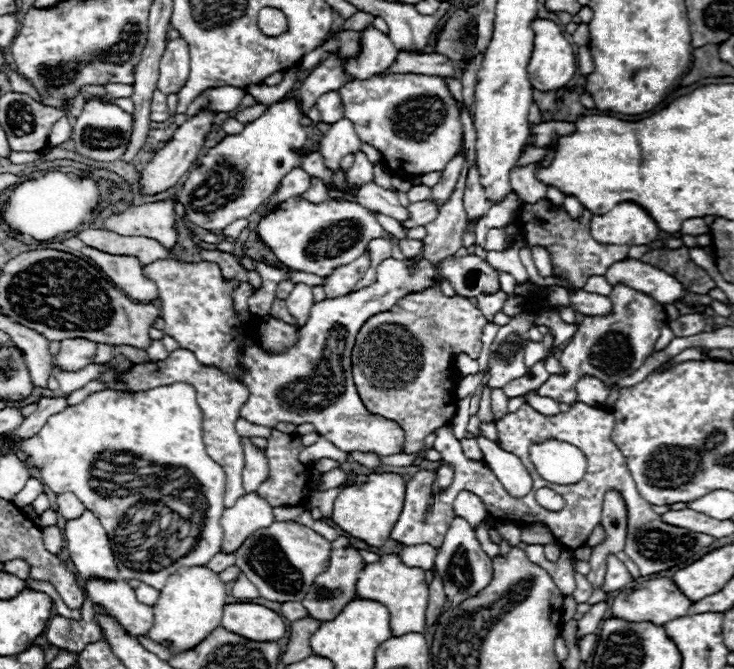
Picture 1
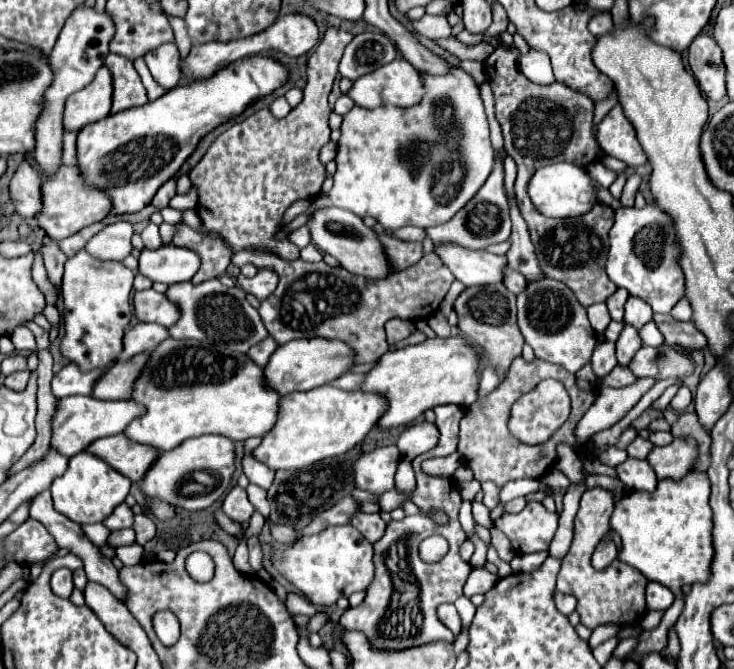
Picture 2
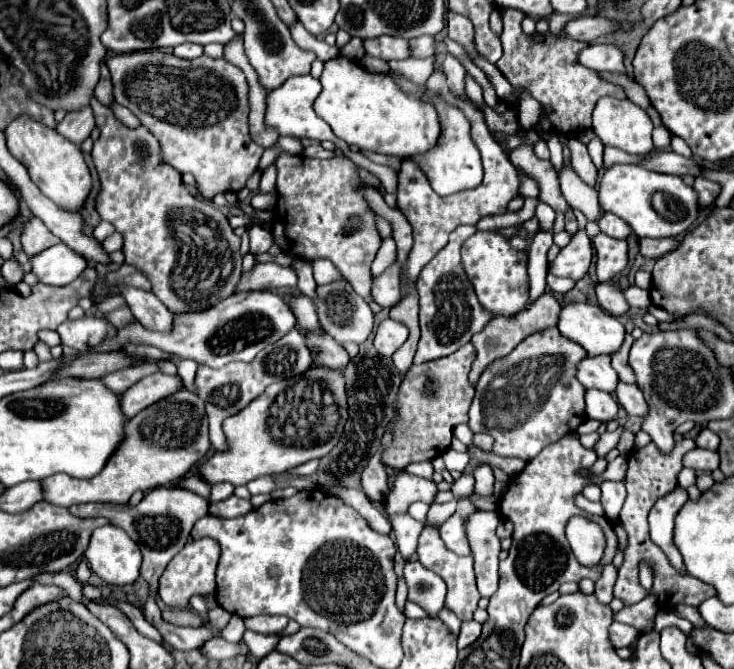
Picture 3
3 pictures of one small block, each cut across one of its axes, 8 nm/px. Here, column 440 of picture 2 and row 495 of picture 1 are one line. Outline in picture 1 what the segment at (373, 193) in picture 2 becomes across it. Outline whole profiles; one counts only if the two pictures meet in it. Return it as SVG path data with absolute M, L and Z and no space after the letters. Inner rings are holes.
M178 382L178 384L170 384L170 386L158 386L158 388L134 392L134 394L130 394L130 392L126 394L126 392L118 392L118 390L104 390L104 392L92 394L82 404L68 406L62 414L56 414L54 418L50 418L50 422L46 422L46 426L38 434L34 434L32 438L22 440L22 442L14 442L12 446L14 446L14 450L22 450L30 458L30 462L42 474L42 482L52 492L76 494L78 500L102 522L102 526L110 538L110 546L114 552L118 574L122 574L124 580L140 580L140 582L146 582L148 586L154 586L156 590L162 590L166 578L170 574L174 574L178 568L182 568L182 566L204 566L220 552L220 546L222 546L220 516L224 510L226 476L224 476L224 470L206 454L206 446L202 440L202 410L196 402L196 390L190 384Z

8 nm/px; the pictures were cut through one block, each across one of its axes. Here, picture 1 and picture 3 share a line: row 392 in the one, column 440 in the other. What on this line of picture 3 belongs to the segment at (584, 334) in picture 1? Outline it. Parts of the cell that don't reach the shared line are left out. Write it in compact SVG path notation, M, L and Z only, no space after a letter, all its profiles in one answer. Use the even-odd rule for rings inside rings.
M426 526L420 534L418 540L418 560L422 566L426 566L428 570L436 572L448 586L448 596L446 596L446 606L460 618L460 620L472 620L474 610L478 608L478 600L480 600L480 592L476 588L476 580L474 580L474 568L472 568L472 556L456 556L454 552L450 552L444 542L438 536L438 530L434 526Z

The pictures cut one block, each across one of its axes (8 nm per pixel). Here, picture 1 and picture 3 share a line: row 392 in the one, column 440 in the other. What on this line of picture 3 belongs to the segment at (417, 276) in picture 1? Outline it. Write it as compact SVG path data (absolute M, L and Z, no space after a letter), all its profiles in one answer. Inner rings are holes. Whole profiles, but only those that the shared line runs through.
M458 226L450 234L450 242L422 268L418 278L418 296L420 296L420 342L414 364L424 364L430 360L444 358L456 352L462 344L468 344L470 338L480 332L486 322L494 316L480 306L472 282L464 274L460 248L462 244L476 234L476 226Z

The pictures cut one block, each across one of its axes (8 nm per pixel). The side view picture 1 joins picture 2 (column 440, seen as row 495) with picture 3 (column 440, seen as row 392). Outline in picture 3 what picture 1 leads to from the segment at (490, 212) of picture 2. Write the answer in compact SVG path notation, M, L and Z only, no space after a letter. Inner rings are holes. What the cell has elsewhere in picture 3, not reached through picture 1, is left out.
M434 72L428 82L426 82L428 90L442 94L448 102L452 102L454 106L458 106L466 118L472 124L472 140L476 142L480 154L482 154L482 164L484 164L484 180L478 188L474 190L464 190L452 196L438 196L426 176L422 174L422 170L410 160L404 162L400 172L398 172L398 208L404 212L404 216L408 218L408 222L412 224L414 230L414 246L410 250L408 256L408 266L404 266L404 280L408 284L402 284L402 294L408 294L410 288L416 288L416 280L420 270L430 262L432 256L436 256L436 252L448 242L448 234L460 226L460 224L476 224L480 218L484 216L492 216L492 214L504 214L506 212L506 204L518 196L518 176L516 176L516 168L514 164L504 156L504 150L498 146L498 142L494 140L494 136L490 134L486 122L484 122L484 114L470 102L470 100L462 100L456 98L456 94L452 94L448 90L446 84L446 76L442 72Z

